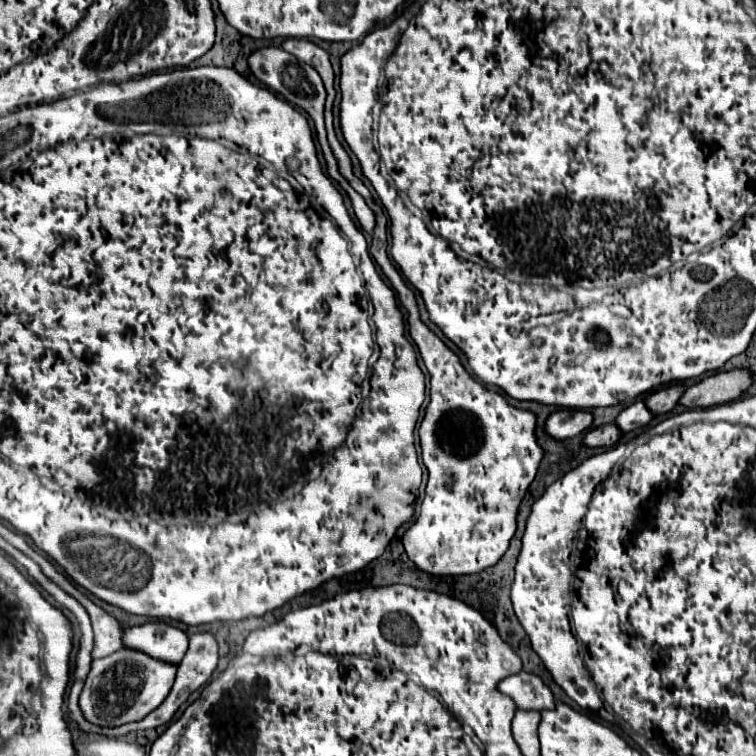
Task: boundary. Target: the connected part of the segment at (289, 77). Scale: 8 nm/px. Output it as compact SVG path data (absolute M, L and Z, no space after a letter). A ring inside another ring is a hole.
M275 46L255 50L255 52L249 56L249 66L251 66L251 72L253 72L265 86L269 86L271 90L279 92L289 104L299 106L301 110L305 110L305 112L313 118L315 128L317 128L319 146L321 146L321 152L323 152L325 162L327 162L327 172L329 172L329 176L331 176L333 180L337 180L337 182L343 186L343 190L349 194L349 198L351 198L351 202L353 202L353 208L355 208L355 214L357 214L357 218L359 218L361 228L363 228L365 232L373 232L373 228L375 228L375 214L373 214L373 210L367 206L367 202L363 200L363 196L361 196L359 192L355 192L355 190L351 188L351 184L339 174L337 160L333 158L333 150L331 150L331 146L329 146L329 142L327 142L327 132L325 132L325 122L323 122L323 110L325 110L325 96L327 96L327 94L325 94L323 80L321 80L319 72L317 72L315 68L307 66L305 62L301 62L299 58L295 58L293 54L285 52L283 48L275 48Z

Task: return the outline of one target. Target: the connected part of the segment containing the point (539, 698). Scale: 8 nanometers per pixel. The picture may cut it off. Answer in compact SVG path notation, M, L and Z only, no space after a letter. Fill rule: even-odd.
M519 672L515 676L505 678L499 682L499 690L507 696L511 696L517 704L517 708L525 710L553 710L555 698L551 688L535 674Z

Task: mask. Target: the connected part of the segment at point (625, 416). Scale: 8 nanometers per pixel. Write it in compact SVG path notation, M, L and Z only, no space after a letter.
M637 400L635 404L627 406L619 416L617 416L617 426L623 430L623 432L631 432L639 426L645 426L649 424L651 420L655 418L655 414L651 414L651 410L647 410L647 404L643 400Z

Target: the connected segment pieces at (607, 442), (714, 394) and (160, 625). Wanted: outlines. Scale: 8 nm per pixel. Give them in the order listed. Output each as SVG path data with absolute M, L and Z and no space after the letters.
M603 424L599 428L593 428L587 432L585 436L585 446L615 446L621 440L623 432L619 432L619 428L615 424Z
M735 368L729 372L719 372L703 378L699 384L687 388L681 404L687 408L709 408L717 404L727 404L741 398L753 384L753 372L747 368Z
M151 620L141 626L127 628L123 642L127 648L141 650L149 656L155 656L173 664L181 662L181 658L189 648L189 636L183 630L163 620Z

